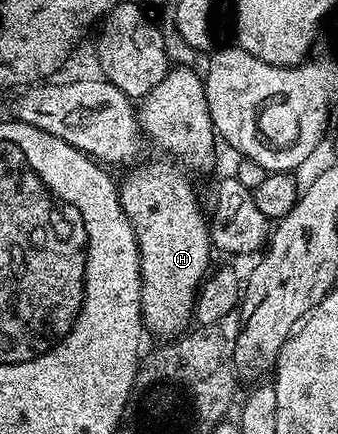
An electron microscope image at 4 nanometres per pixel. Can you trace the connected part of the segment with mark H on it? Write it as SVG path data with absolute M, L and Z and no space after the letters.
M172 66L167 75L148 95L143 96L137 107L139 126L146 138L155 147L160 147L167 155L175 159L155 159L144 167L135 165L118 184L119 204L133 225L133 233L139 246L139 265L141 275L141 309L143 325L155 335L179 337L188 330L195 310L195 296L209 275L207 266L213 256L209 219L203 216L203 207L199 204L199 195L187 177L187 171L199 171L207 167L214 157L214 145L217 132L213 117L209 113L209 101L203 88L203 79L190 66Z

